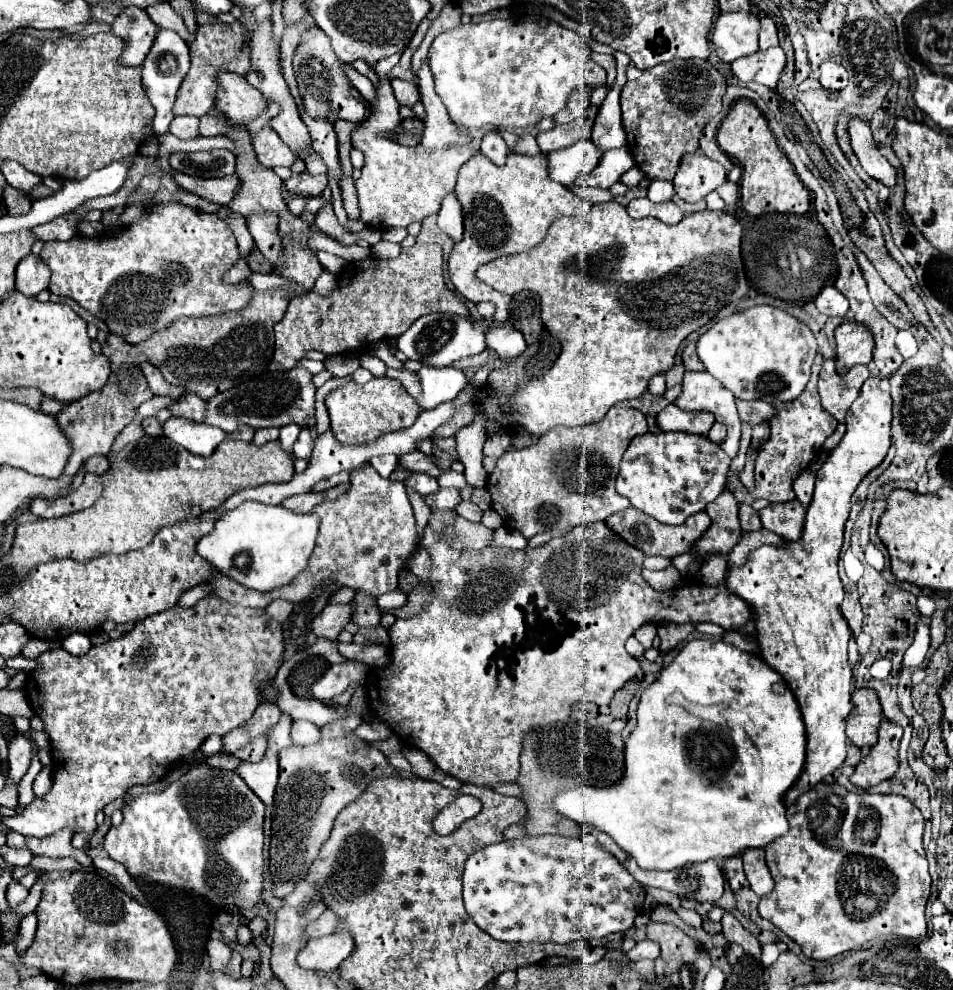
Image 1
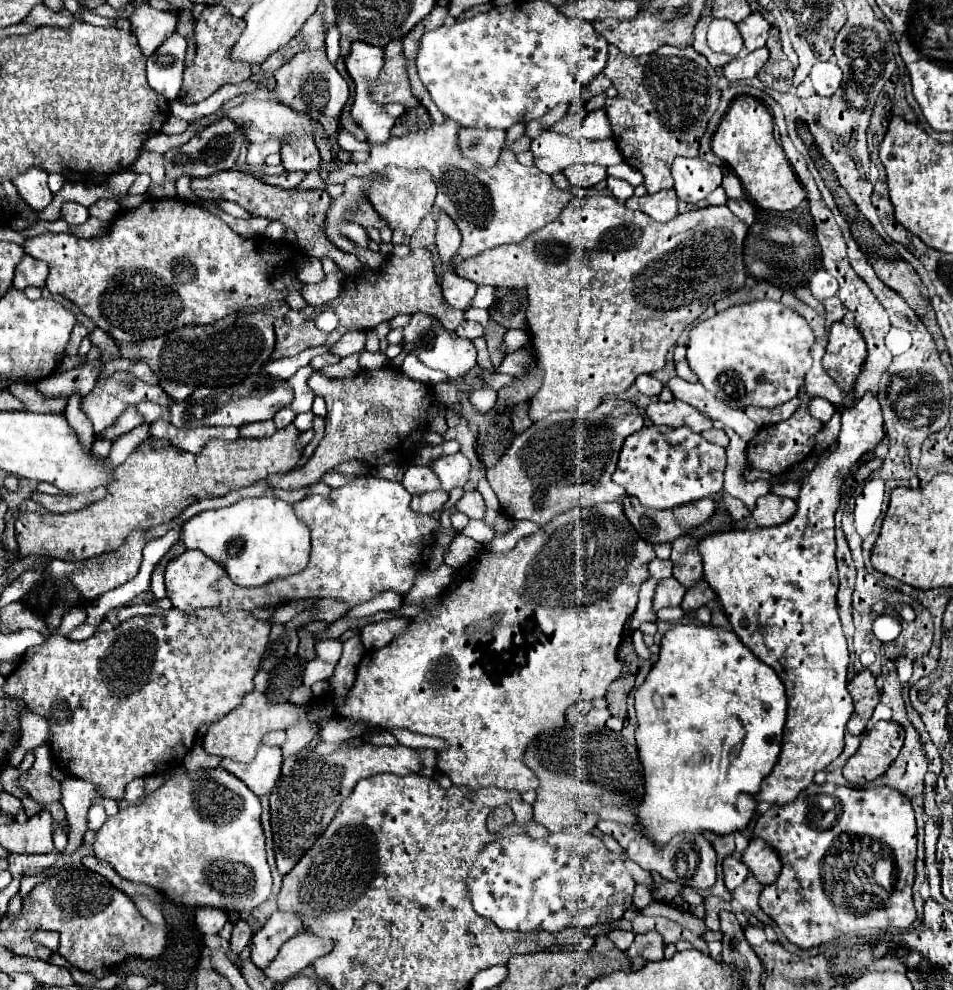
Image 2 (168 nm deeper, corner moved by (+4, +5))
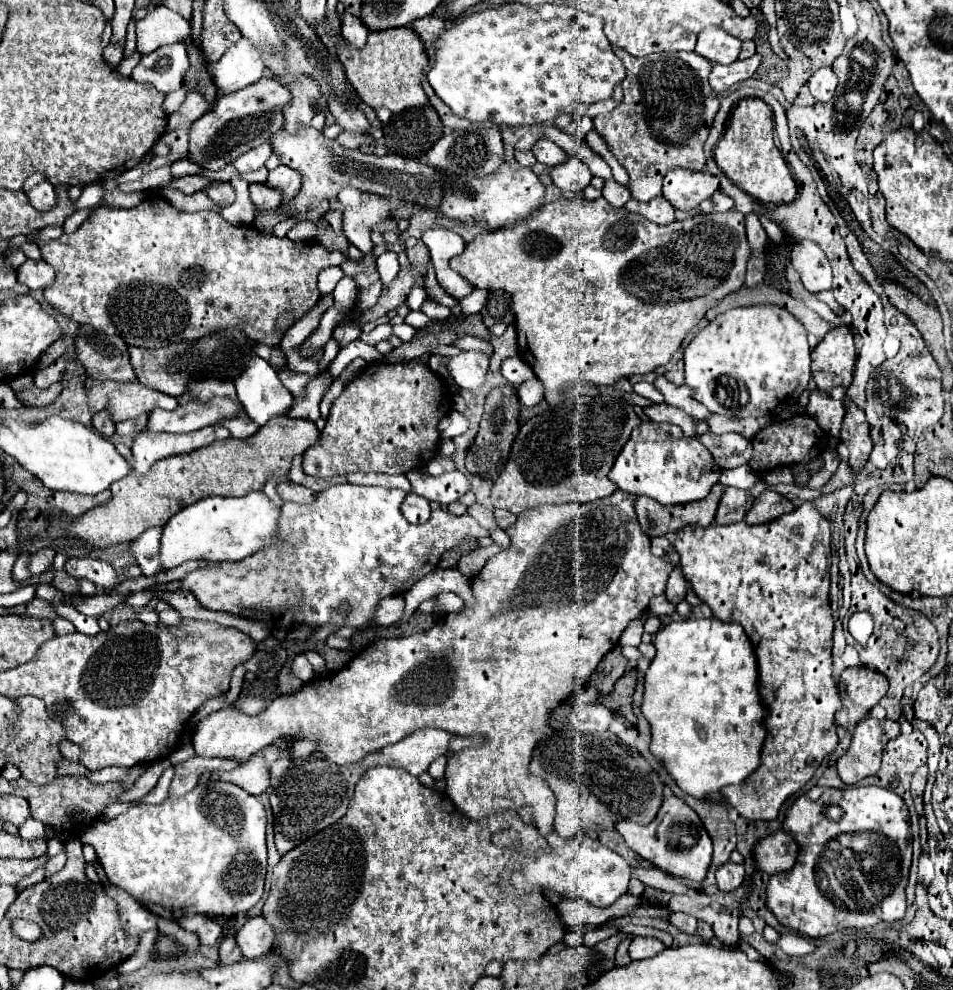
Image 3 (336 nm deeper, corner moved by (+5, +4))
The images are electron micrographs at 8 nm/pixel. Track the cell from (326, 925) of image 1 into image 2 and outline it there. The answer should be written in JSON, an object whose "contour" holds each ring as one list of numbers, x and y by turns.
{"contour":[[274,912,258,932,252,934,250,946,252,946,252,956,250,960,260,968,260,966,268,966,268,962,272,962,272,958,278,954,280,946,296,936,298,932,302,932,302,922,300,916,296,914,282,914,282,912]]}

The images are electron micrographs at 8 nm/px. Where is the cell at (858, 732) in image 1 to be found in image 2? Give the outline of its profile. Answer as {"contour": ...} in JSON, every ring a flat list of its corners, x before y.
{"contour":[[870,670,858,672,848,682,848,692,854,698,854,712,846,724,846,730,854,736,862,736,866,732,868,720,872,718,872,712,880,700,880,690,876,686,876,678]]}

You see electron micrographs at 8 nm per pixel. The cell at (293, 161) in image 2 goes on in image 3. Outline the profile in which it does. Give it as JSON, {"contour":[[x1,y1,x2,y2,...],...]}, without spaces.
{"contour":[[279,165,277,169,269,171,267,185,283,191,285,197,293,197,293,195,297,195,299,189,301,189,301,175,299,175,299,171,293,171,291,167]]}

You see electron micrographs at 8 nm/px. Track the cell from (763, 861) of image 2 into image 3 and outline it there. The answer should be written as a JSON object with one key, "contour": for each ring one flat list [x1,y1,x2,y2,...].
{"contour":[[777,831,757,841,753,849,753,859,757,861,759,871,767,875,777,875,795,865,797,853,799,853,799,847,793,841,793,837,783,831]]}

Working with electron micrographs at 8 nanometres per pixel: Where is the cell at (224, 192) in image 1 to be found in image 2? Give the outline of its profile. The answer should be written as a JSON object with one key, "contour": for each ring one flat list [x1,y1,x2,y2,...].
{"contour":[[224,170,220,174,212,174,208,178,194,178,190,186,192,186,192,192,198,198,204,198,204,200,220,200,220,198,232,200,232,202,240,204,244,210,248,210,252,216,262,216,262,218,268,218,268,220,282,222,286,228,296,232,298,246,304,250,304,254,314,256,314,258,334,260,346,276,354,276,354,274,360,274,364,270,364,264,354,254,338,250,326,238,324,220,326,220,326,212,328,212,328,206,330,206,332,198,324,190,306,190,306,192,282,190,282,188,276,188,276,186,268,186,268,184,256,180,252,174,238,172,238,170]]}

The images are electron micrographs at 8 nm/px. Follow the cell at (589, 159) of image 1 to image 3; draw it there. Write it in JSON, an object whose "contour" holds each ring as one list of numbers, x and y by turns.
{"contour":[[541,139,539,143,535,143,535,147,531,151,533,151,535,159,547,167,555,167,555,165,561,165,567,161,567,153,549,139]]}

